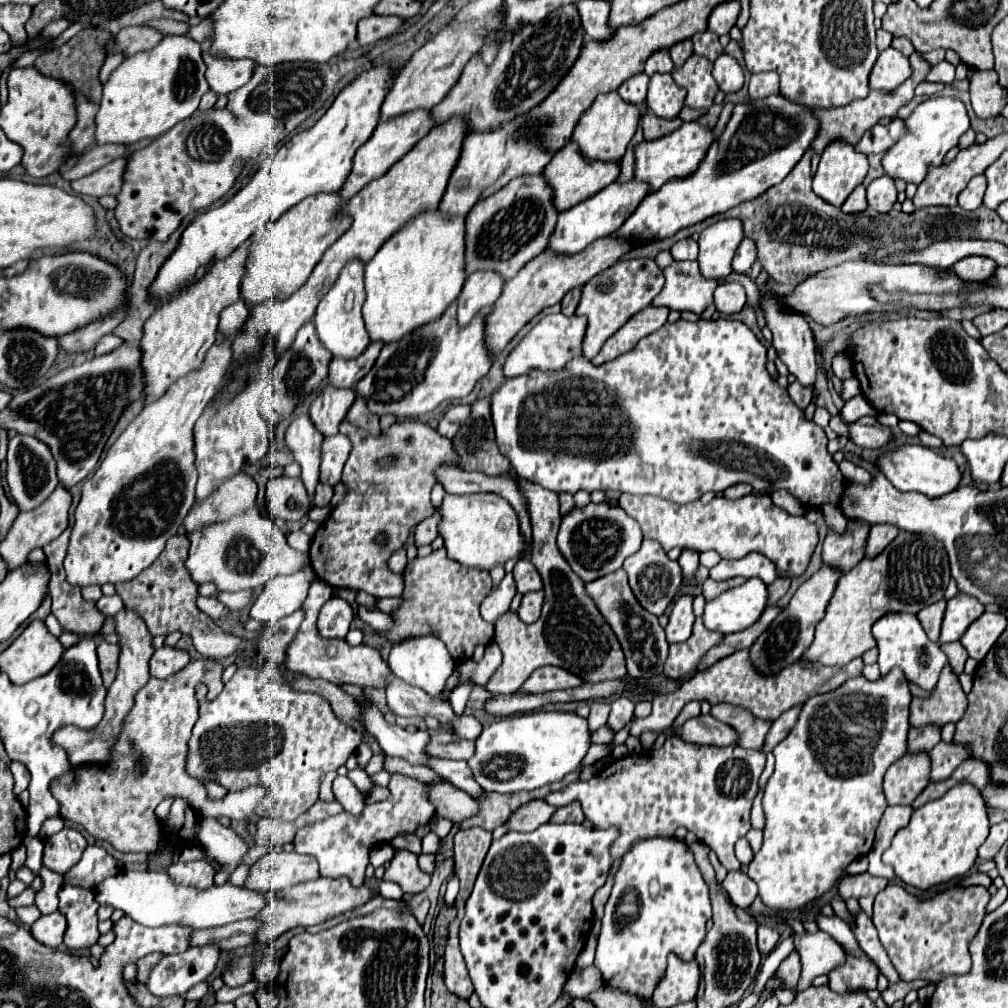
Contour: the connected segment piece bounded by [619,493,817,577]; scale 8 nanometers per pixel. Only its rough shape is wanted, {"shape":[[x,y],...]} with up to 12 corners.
{"shape":[[621,493],[643,537],[801,575],[815,523],[767,493],[673,505]]}

